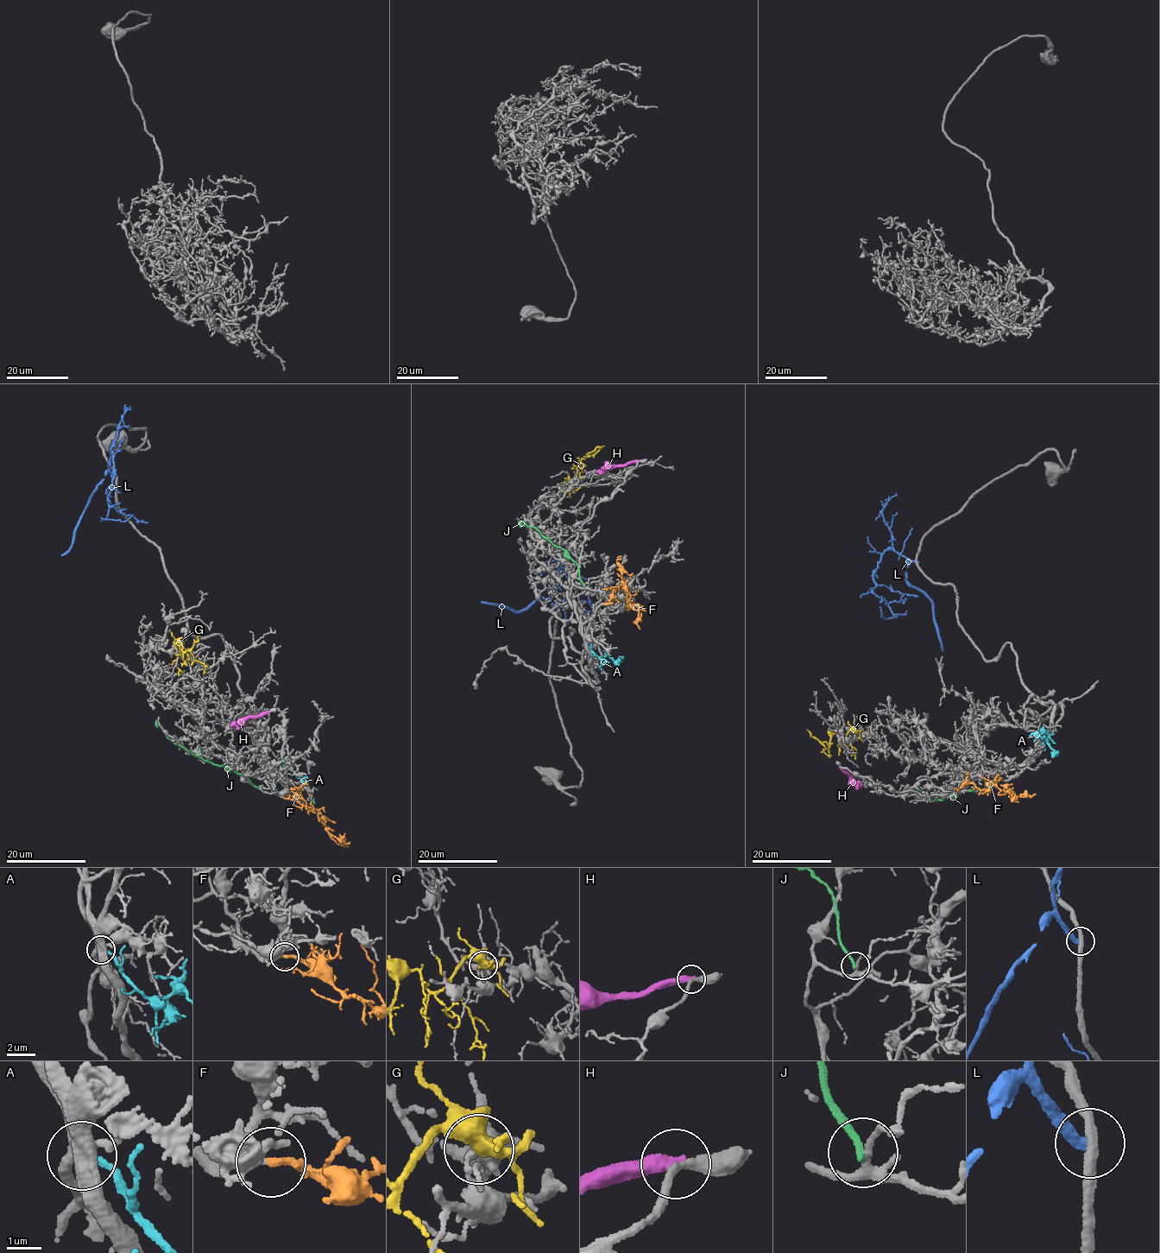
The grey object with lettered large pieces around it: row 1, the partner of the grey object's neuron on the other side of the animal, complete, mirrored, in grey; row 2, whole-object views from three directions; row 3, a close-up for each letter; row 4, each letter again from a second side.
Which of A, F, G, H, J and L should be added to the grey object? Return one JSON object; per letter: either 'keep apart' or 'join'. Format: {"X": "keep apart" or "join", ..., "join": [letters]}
{"A": "keep apart", "F": "join", "G": "keep apart", "H": "keep apart", "J": "keep apart", "L": "keep apart", "join": ["F"]}

